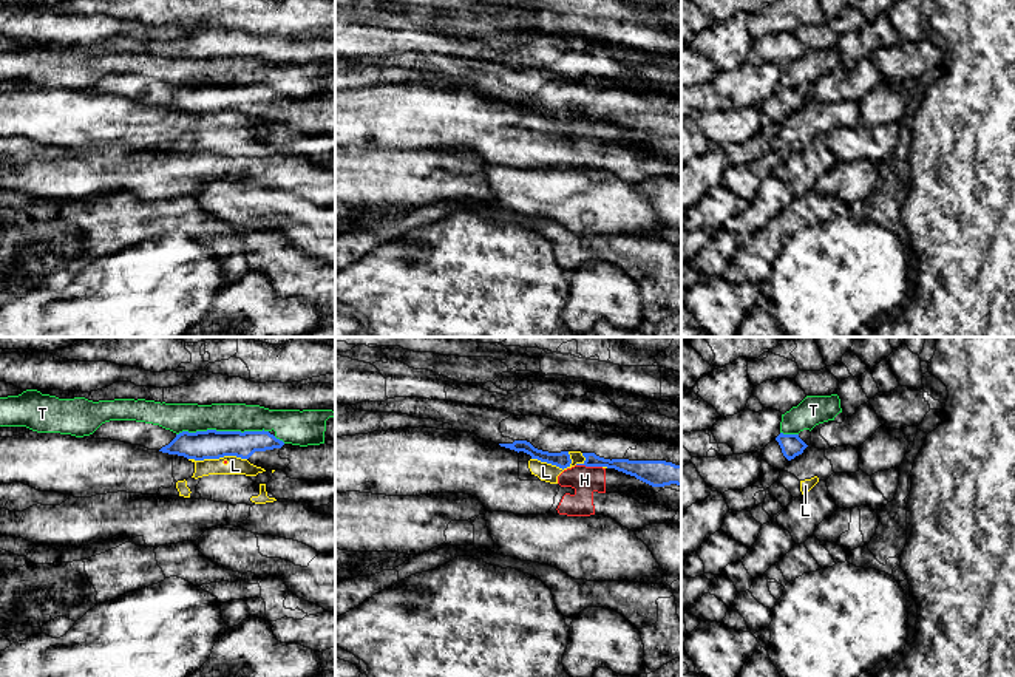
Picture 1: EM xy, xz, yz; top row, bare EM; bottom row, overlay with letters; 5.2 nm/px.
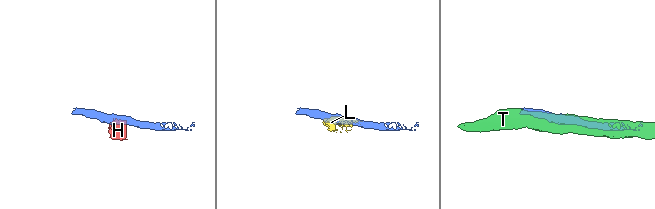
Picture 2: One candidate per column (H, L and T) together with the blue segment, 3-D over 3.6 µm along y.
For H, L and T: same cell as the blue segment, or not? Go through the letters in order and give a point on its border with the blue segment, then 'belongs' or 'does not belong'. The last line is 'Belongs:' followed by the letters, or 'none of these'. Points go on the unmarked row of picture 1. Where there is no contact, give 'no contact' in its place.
H: xz (589, 119) | does not belong
L: xy (217, 112) | does not belong
T: xy (221, 85) | does not belong
Belongs: none of these

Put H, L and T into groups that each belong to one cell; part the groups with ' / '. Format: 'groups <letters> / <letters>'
groups H L / T

